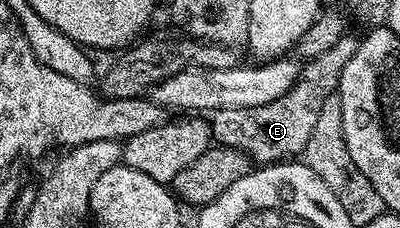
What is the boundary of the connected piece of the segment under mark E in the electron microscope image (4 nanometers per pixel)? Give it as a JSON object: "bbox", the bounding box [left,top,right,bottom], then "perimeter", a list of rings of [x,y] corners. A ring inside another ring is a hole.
{"bbox":[210,35,360,166],"perimeter":[[[345,35],[325,51],[325,55],[310,58],[299,70],[299,80],[295,86],[281,99],[273,99],[271,103],[244,109],[216,109],[210,114],[212,138],[220,146],[229,149],[240,149],[260,166],[282,163],[300,156],[309,143],[309,135],[313,135],[313,126],[317,123],[317,115],[321,107],[339,88],[339,80],[345,71],[345,63],[353,59],[359,50],[360,38]]]}

